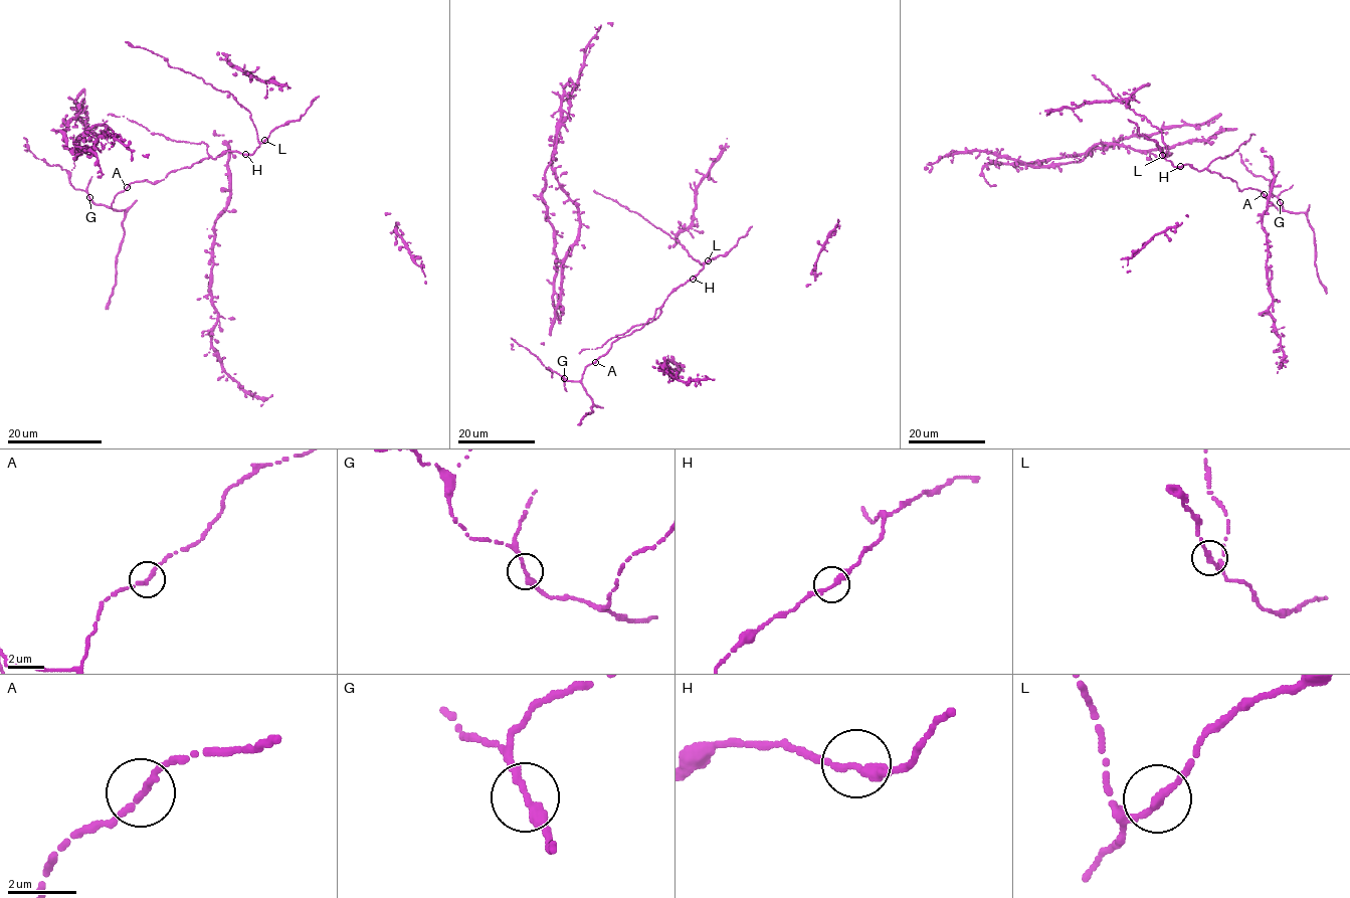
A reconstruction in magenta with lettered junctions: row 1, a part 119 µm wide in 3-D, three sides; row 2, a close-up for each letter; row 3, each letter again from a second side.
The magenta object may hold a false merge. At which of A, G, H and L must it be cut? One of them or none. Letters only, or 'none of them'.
none of them

